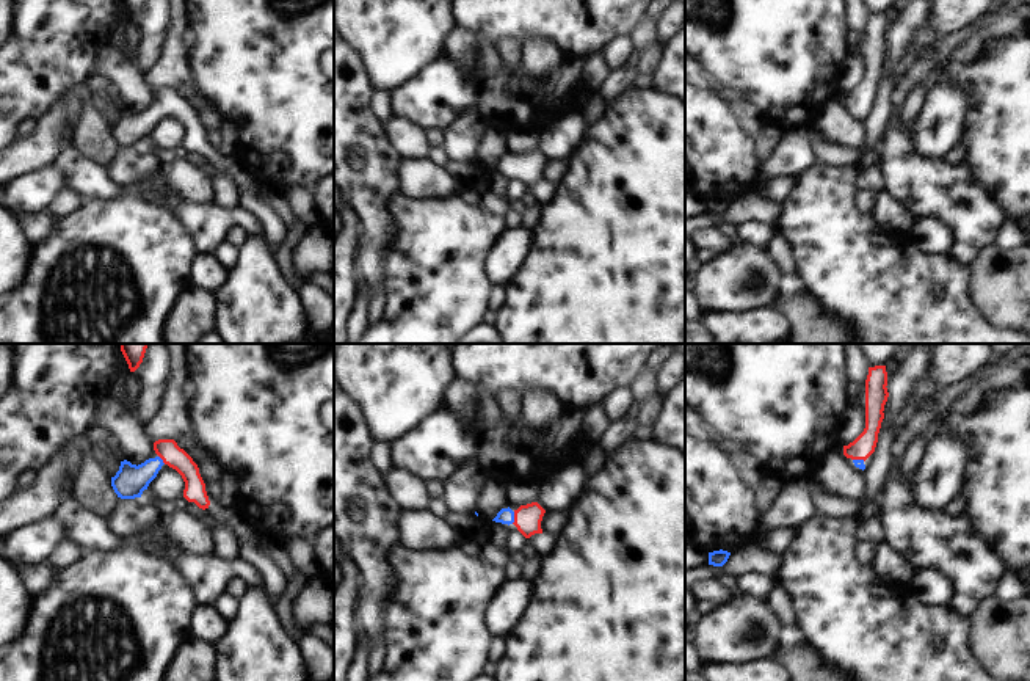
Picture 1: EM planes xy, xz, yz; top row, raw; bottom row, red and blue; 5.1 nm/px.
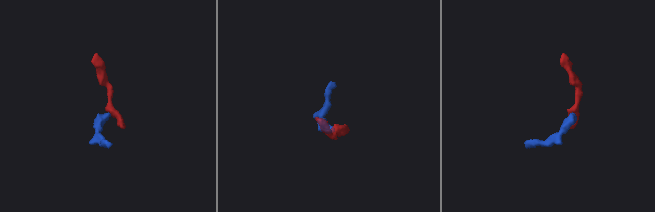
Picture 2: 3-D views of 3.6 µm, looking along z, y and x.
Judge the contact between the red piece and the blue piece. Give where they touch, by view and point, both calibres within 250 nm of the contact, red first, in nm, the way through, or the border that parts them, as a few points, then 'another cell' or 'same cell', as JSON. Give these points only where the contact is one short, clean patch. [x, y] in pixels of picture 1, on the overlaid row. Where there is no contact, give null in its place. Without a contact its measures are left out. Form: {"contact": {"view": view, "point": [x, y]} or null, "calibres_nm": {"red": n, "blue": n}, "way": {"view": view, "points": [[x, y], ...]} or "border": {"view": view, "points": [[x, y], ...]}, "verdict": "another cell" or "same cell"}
{"contact": {"view": "xz", "point": [514, 518]}, "calibres_nm": {"red": 140, "blue": 80}, "way": {"view": "xz", "points": [[527, 518], [514, 518], [505, 515]]}, "verdict": "same cell"}

